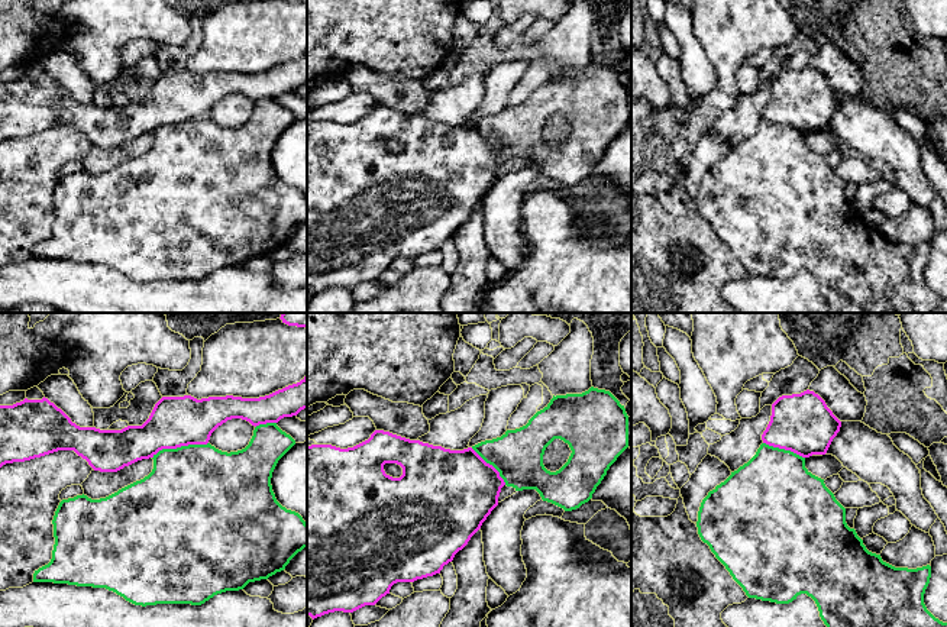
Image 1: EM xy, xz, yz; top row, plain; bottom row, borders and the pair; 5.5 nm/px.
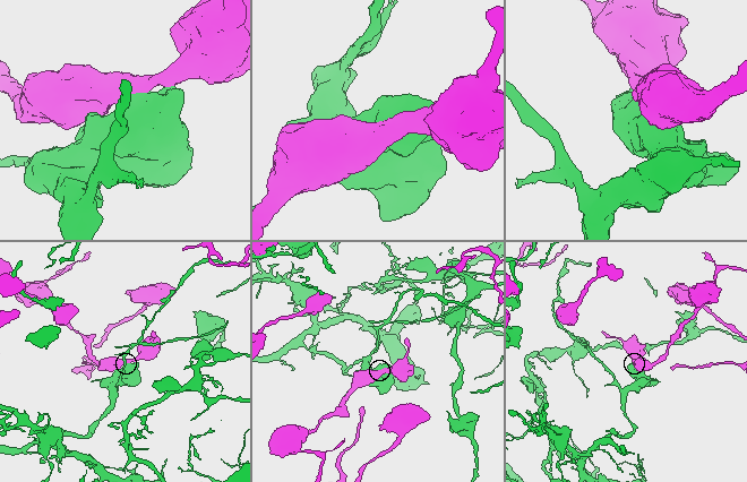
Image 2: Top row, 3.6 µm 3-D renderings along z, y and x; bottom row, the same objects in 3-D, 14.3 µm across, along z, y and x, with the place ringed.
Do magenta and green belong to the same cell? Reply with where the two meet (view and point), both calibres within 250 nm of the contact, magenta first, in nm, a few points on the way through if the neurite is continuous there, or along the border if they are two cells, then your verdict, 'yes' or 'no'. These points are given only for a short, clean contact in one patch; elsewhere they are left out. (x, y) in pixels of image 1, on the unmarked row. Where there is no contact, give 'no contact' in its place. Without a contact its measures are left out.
xy (180, 122) | 280/500 nm | yes

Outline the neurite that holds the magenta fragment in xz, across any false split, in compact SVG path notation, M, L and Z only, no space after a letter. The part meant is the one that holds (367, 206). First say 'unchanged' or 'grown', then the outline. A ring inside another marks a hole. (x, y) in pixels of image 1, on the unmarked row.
unchanged; M384 106L348 125L307 122L307 291L314 295L334 287L353 288L375 281L397 258L440 249L498 181L504 161L500 148L472 123L450 126ZM385 139L400 140L403 151L387 151Z

